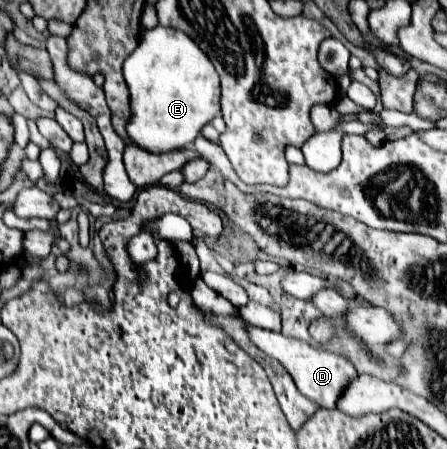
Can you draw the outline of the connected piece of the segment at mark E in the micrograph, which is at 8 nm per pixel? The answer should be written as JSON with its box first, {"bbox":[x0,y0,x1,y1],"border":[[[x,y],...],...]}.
{"bbox":[124,26,220,154],"border":[[[164,26],[150,28],[140,40],[138,48],[124,60],[124,78],[130,90],[130,118],[126,122],[126,136],[136,146],[162,154],[182,150],[196,140],[200,130],[220,112],[220,78],[208,56],[180,30]]]}

